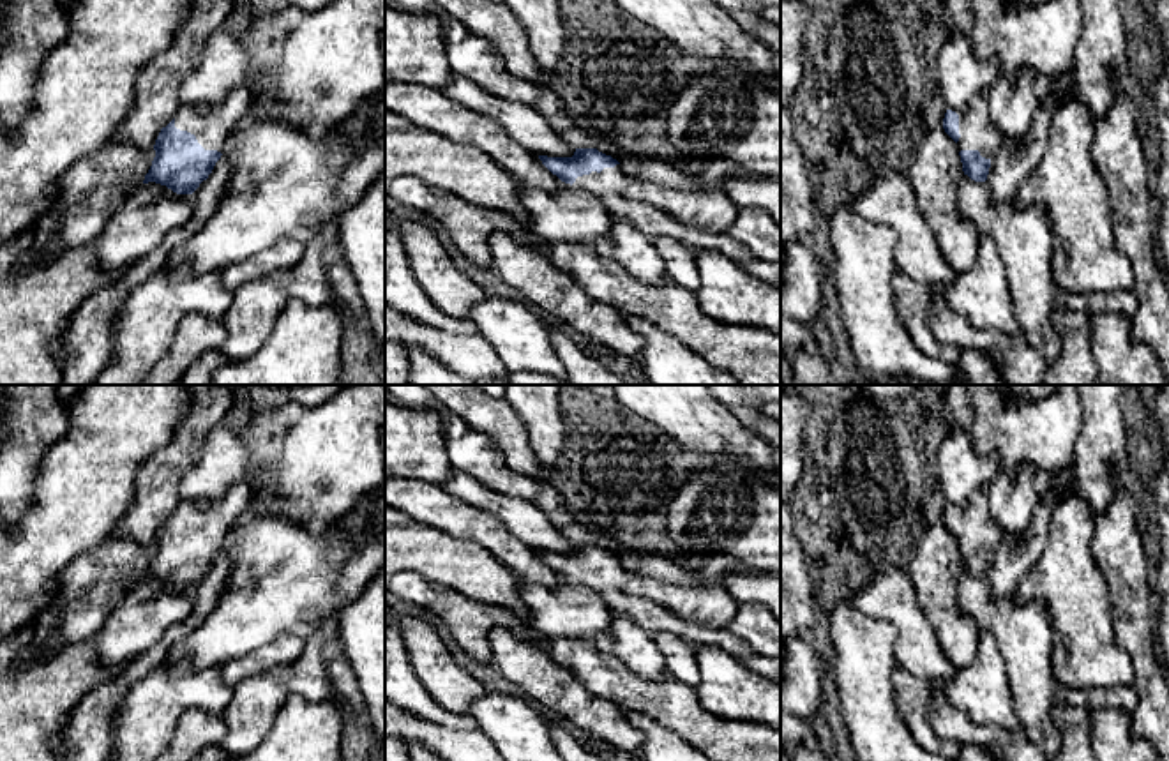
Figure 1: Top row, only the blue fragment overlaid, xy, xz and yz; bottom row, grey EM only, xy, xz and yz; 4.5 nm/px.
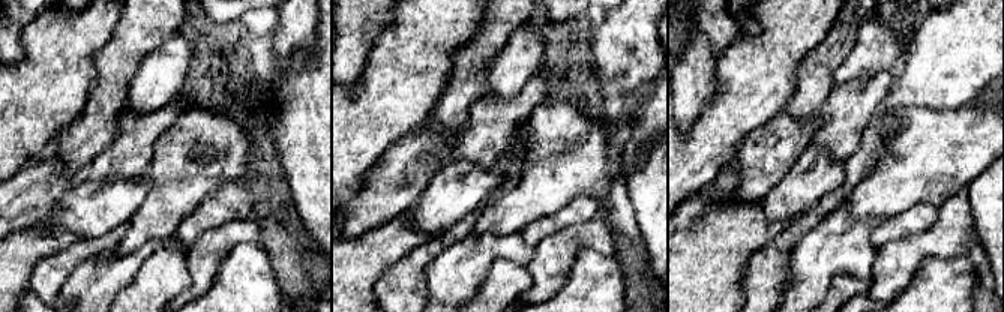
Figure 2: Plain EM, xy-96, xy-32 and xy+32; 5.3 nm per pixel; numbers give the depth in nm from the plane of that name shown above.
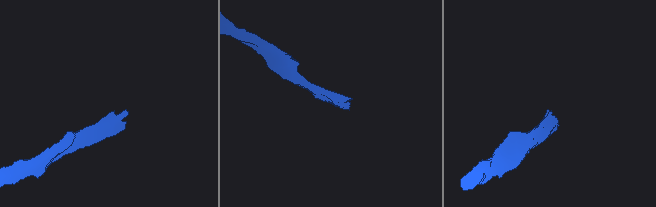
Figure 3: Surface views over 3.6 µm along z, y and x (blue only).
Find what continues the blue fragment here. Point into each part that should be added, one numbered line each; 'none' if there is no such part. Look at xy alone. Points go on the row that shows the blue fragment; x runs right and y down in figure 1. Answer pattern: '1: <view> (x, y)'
1: xy (212, 128)

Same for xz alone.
1: xz (610, 184)

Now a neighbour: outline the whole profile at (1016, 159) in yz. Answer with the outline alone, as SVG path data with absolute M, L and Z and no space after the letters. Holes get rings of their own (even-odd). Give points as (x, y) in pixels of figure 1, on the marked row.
M1042 94L1040 106L1026 134L1005 141L994 154L985 180L994 203L1010 203L1017 198L1022 182L1038 166L1045 152L1051 117L1060 106L1058 99Z

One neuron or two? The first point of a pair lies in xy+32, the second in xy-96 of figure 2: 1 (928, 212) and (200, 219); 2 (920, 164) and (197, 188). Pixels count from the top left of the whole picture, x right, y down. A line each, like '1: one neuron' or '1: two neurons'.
1: one neuron
2: one neuron

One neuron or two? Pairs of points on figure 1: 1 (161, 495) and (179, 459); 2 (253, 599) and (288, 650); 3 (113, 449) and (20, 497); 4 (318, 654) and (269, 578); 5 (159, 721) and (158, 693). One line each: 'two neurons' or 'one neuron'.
1: one neuron
2: two neurons
3: two neurons
4: two neurons
5: one neuron

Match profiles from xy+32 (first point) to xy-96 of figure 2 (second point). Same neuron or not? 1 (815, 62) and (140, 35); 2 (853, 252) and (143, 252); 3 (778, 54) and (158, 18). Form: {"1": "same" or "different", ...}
{"1": "same", "2": "same", "3": "different"}

